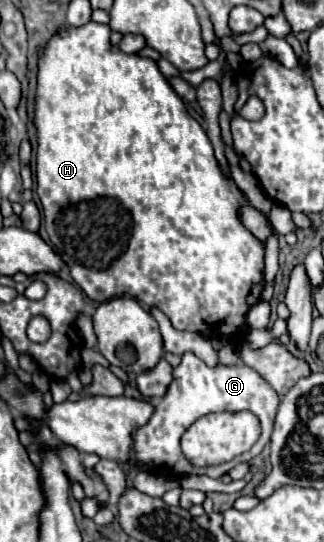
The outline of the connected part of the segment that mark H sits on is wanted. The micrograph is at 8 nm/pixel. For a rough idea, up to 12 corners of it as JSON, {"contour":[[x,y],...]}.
{"contour":[[110,26],[38,58],[46,232],[88,298],[242,332],[264,242]]}

